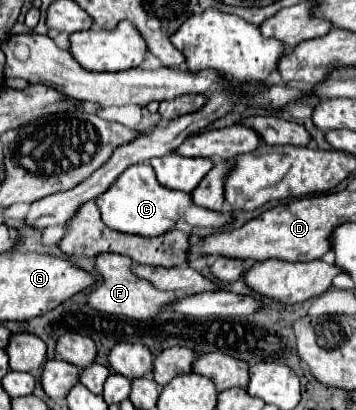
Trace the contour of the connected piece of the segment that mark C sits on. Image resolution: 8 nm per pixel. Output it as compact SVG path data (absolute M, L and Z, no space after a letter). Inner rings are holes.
M137 164L127 168L127 172L119 176L113 188L109 188L103 196L97 196L95 202L101 210L103 222L111 230L137 234L143 238L153 238L153 236L171 232L177 220L185 220L189 226L201 226L201 228L223 228L225 224L233 222L231 212L213 212L213 210L195 206L191 200L191 194L161 186L151 164Z

